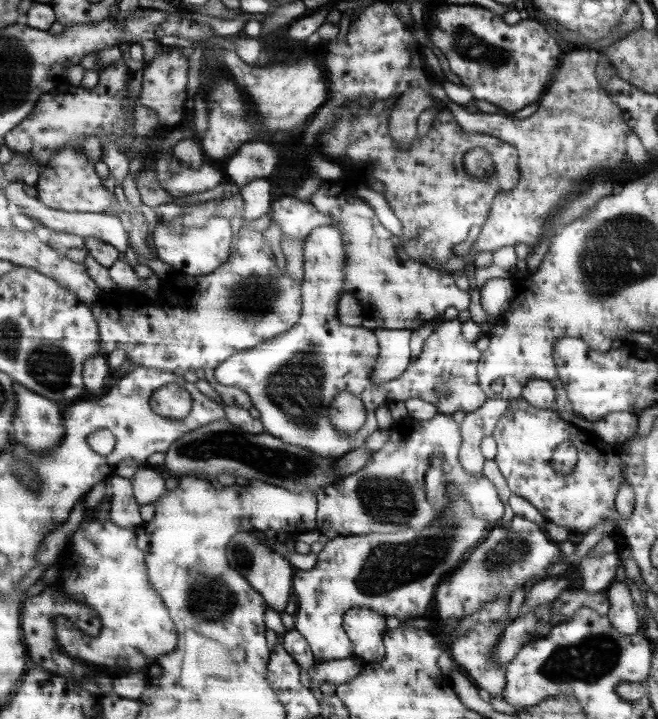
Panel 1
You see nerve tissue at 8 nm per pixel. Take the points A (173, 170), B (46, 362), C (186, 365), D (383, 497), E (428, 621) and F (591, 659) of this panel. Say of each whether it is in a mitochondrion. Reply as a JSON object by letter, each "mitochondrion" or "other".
{"A":"mitochondrion","B":"mitochondrion","C":"other","D":"mitochondrion","E":"other","F":"mitochondrion"}

